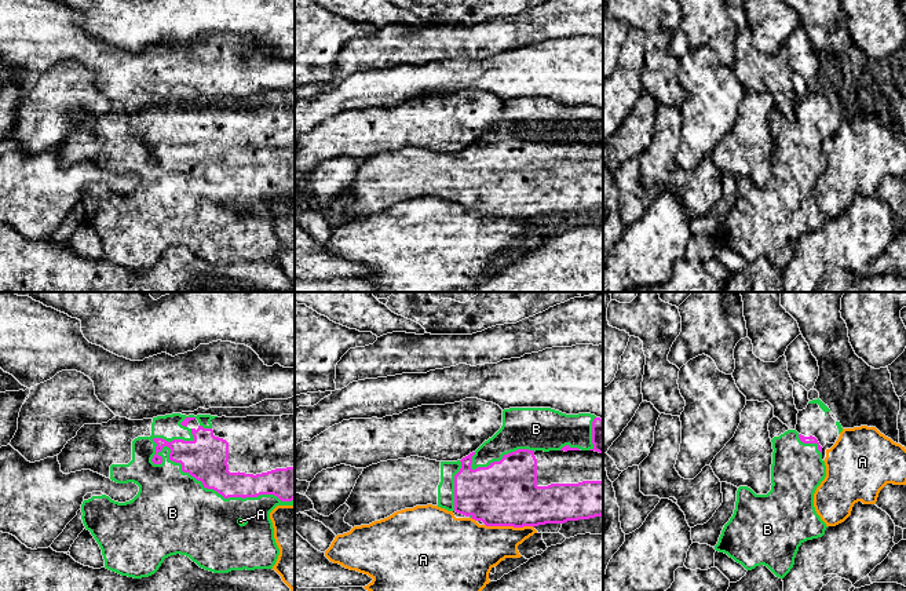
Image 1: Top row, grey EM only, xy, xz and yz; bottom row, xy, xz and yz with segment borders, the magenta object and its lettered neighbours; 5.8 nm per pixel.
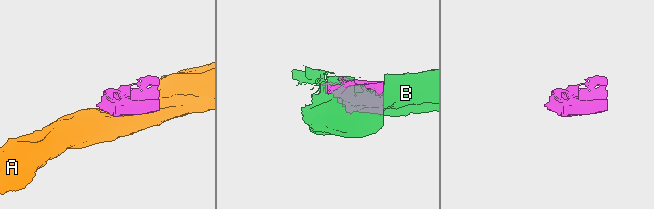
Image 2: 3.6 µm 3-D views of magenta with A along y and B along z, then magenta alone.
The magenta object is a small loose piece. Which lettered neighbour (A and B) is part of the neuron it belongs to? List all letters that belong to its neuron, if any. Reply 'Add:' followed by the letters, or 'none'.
Add: B

